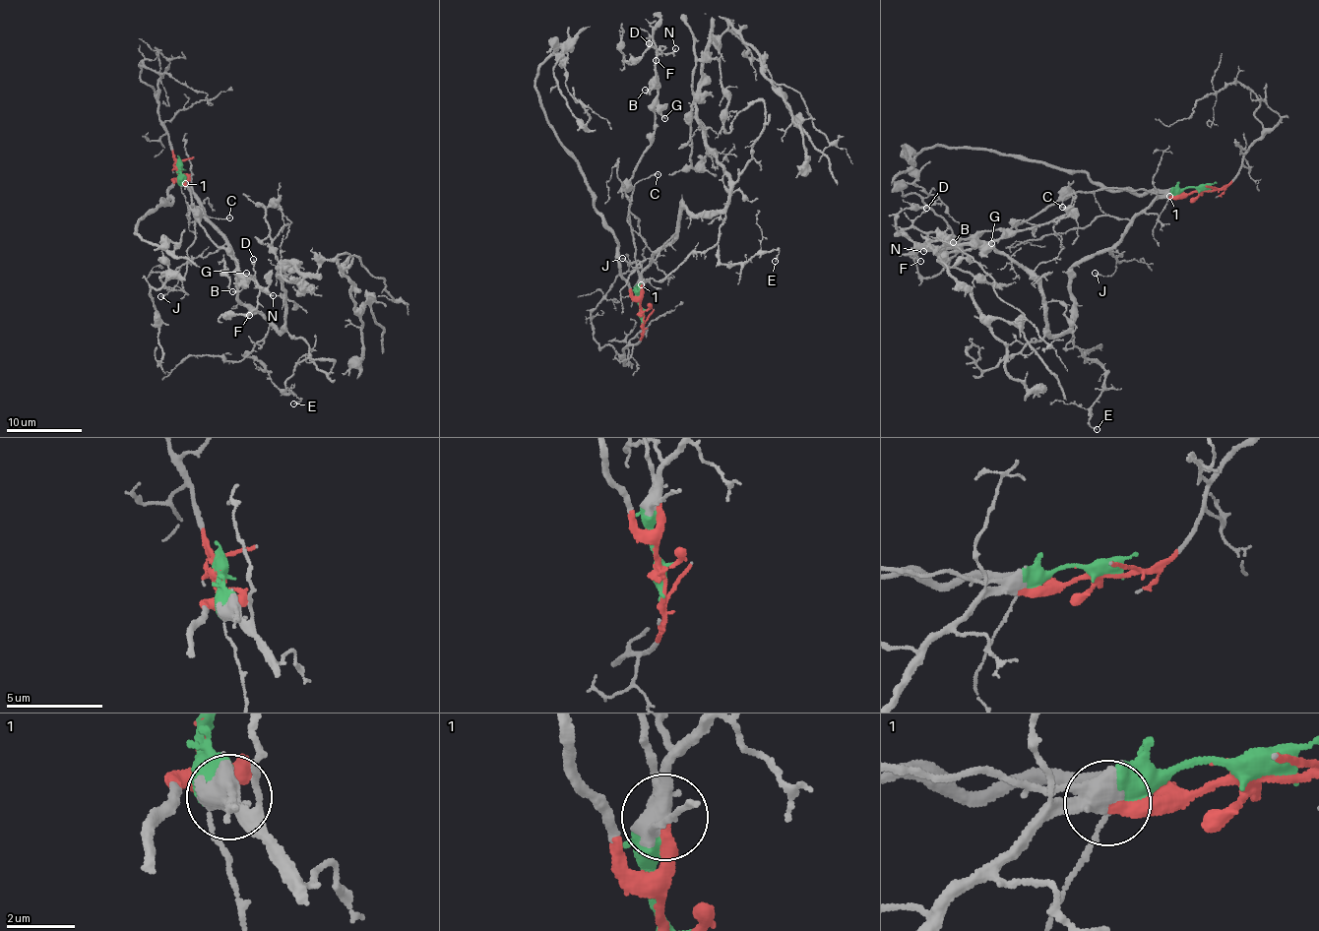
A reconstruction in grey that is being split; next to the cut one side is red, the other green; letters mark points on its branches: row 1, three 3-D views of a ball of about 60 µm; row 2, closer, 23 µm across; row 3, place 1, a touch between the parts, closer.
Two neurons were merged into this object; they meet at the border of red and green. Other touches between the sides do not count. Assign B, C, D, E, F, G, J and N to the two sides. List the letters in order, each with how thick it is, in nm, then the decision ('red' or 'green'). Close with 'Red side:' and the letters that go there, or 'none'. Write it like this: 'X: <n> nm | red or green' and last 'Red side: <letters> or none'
B: 170 nm | green
C: 120 nm | green
D: 100 nm | green
E: 120 nm | red
F: 110 nm | green
G: 150 nm | green
J: 130 nm | red
N: 200 nm | green
Red side: E, J

